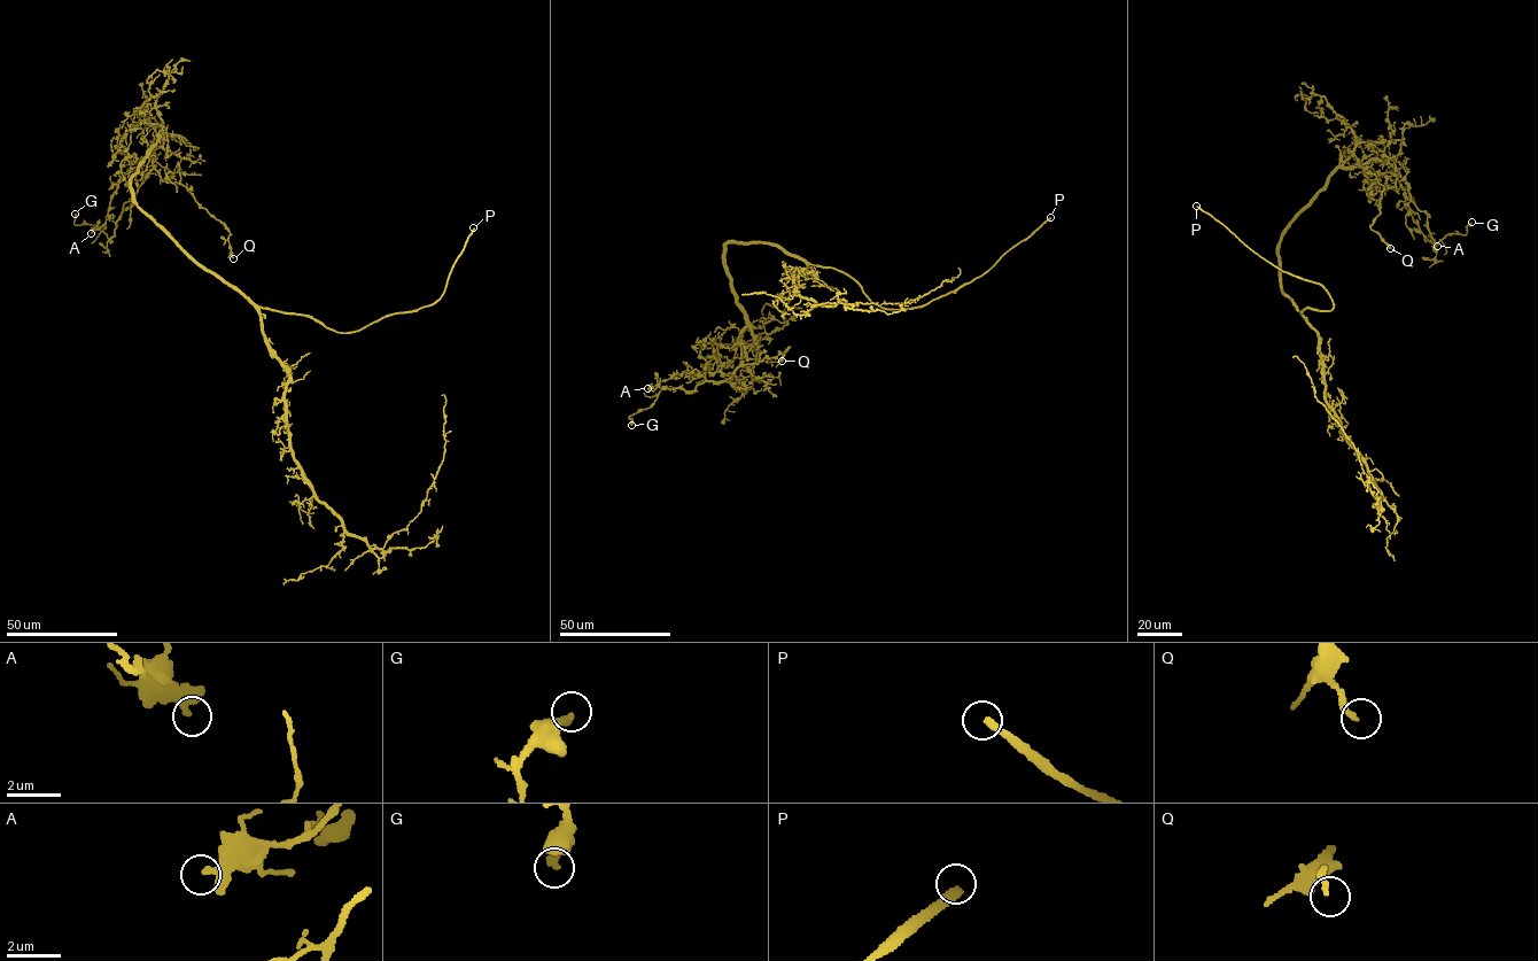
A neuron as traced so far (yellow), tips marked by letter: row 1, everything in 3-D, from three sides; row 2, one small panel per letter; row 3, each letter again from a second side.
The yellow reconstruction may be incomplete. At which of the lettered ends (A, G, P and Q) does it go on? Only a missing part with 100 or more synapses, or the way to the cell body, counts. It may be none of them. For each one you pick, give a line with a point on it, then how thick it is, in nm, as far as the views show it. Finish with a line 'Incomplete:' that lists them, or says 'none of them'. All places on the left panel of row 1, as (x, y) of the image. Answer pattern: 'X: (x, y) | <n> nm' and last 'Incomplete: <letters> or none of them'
P: (473, 227) | 320 nm
Incomplete: P

